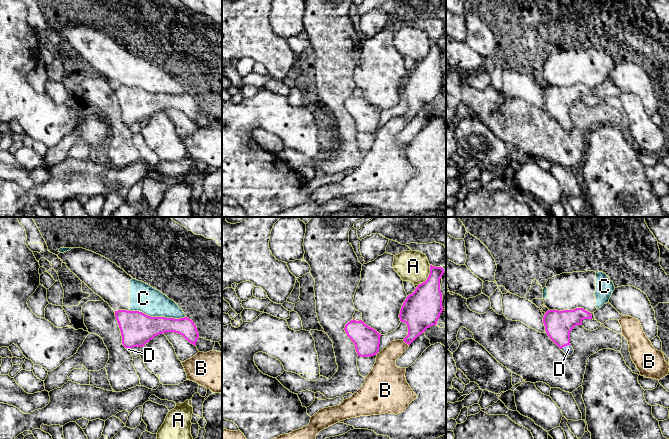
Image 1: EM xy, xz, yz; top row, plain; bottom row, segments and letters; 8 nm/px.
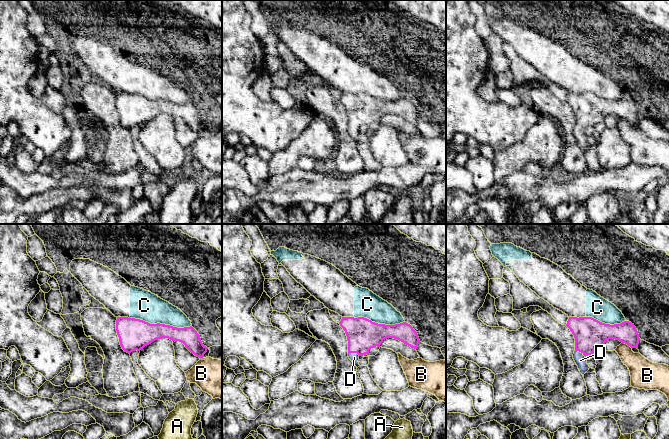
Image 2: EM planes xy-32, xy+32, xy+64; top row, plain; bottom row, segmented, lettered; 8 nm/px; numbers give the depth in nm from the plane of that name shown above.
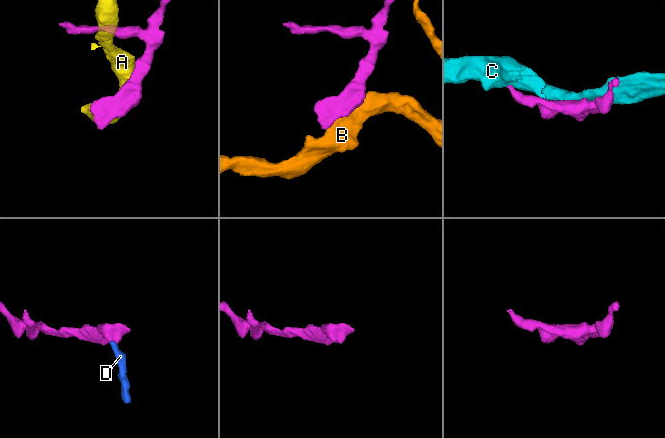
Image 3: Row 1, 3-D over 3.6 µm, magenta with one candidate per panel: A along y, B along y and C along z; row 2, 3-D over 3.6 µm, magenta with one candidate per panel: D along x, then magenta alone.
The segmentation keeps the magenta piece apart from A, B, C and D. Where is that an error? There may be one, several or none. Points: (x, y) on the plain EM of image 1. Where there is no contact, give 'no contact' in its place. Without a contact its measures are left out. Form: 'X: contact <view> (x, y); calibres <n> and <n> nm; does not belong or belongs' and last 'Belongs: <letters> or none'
A: contact xz (428, 52); calibres 280 and 240 nm; does not belong
B: contact xz (405, 118); calibres 240 and 180 nm; does not belong
C: contact xy (157, 93); calibres 260 and 220 nm; does not belong
D: contact yz (565, 121); calibres 220 and 70 nm; belongs
Belongs: D

